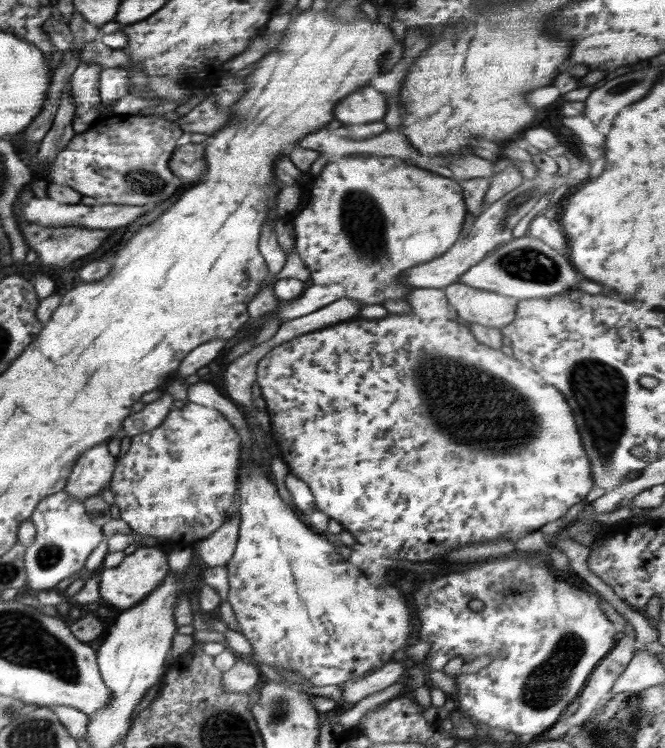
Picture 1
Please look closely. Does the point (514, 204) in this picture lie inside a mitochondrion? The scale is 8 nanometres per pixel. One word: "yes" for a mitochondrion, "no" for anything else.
yes

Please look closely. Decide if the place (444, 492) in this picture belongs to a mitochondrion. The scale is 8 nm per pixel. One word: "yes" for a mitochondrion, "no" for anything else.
no

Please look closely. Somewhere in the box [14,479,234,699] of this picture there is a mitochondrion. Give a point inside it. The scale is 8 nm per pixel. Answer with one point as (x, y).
(51, 555)

